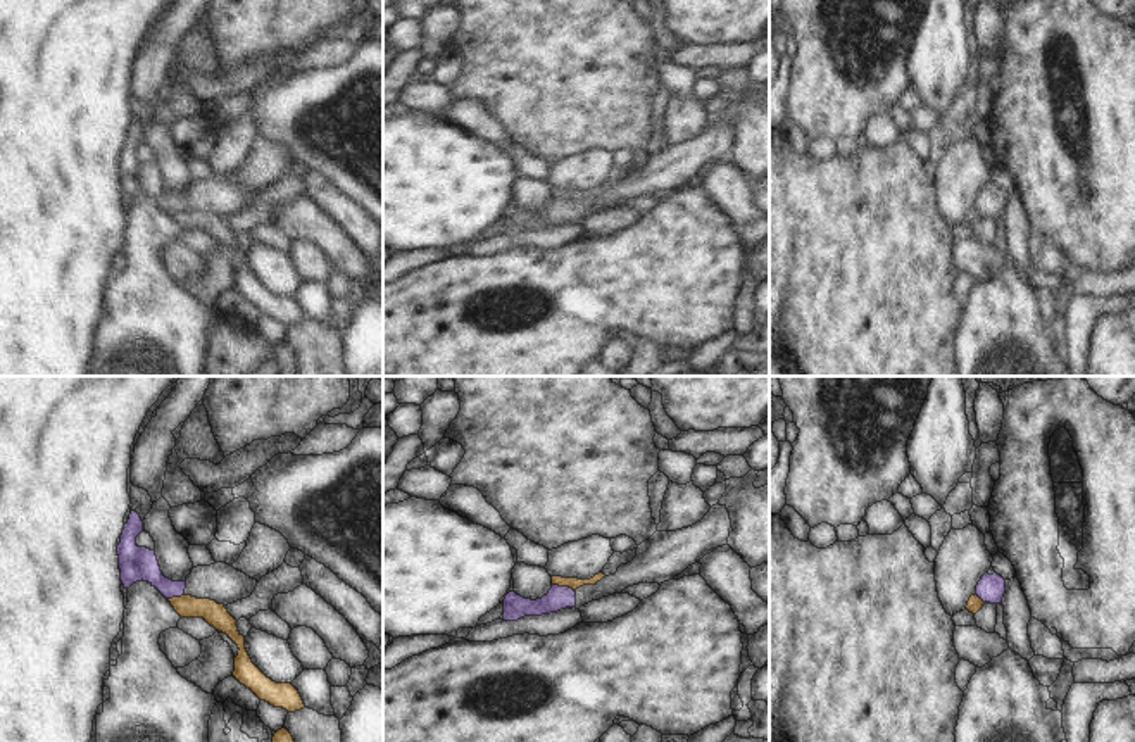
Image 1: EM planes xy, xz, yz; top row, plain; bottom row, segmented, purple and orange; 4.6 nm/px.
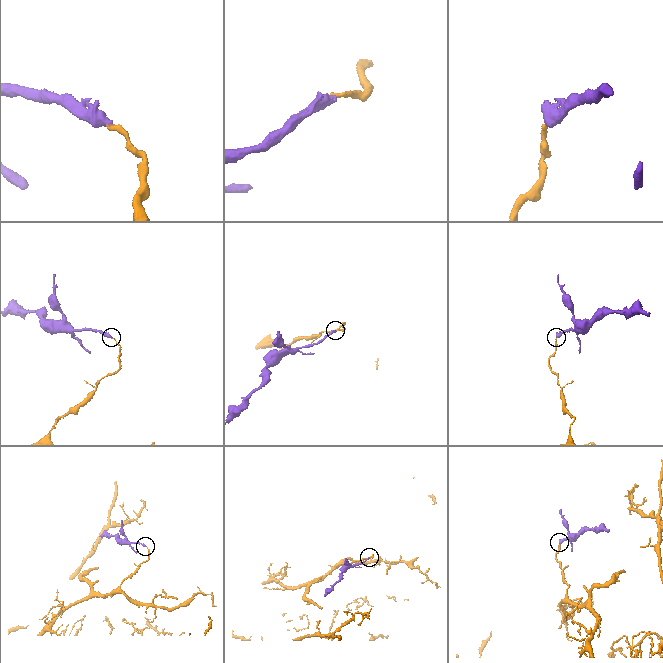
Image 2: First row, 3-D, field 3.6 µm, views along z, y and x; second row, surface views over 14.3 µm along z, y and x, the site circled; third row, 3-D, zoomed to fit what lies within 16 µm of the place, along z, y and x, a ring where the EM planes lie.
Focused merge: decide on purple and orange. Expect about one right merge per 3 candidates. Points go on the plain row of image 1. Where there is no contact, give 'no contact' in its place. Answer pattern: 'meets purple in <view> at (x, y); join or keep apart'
meets purple in xz at (563, 201); keep apart

